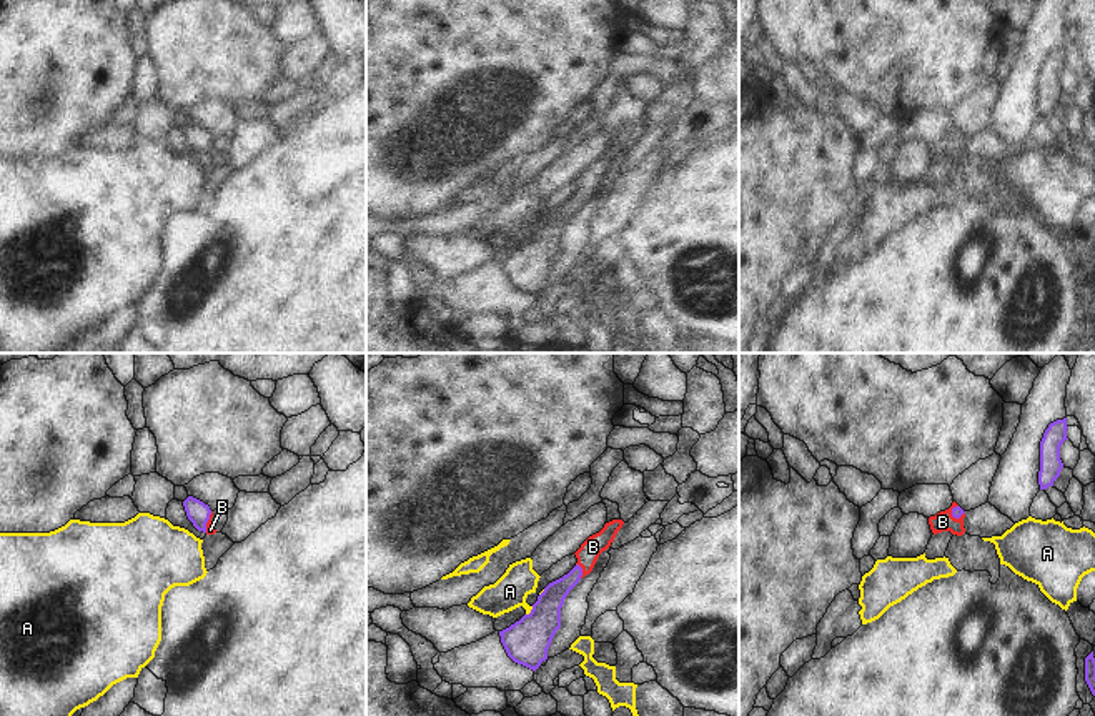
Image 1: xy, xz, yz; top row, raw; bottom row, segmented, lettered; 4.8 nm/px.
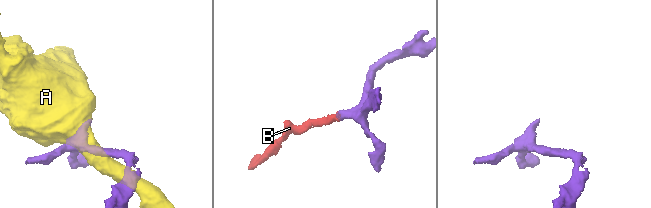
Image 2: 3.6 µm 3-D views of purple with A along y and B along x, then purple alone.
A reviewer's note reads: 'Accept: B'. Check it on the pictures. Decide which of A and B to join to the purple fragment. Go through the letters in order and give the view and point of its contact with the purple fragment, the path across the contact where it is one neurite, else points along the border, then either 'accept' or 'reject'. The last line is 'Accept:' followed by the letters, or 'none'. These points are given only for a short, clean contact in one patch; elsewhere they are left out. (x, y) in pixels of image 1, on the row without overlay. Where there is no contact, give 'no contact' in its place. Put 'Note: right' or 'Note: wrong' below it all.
A: contact xz (531, 238); reject
B: contact xz (581, 197); way xz (548, 233), (551, 225), (581, 197), (593, 174); accept
Accept: B
Note: right

